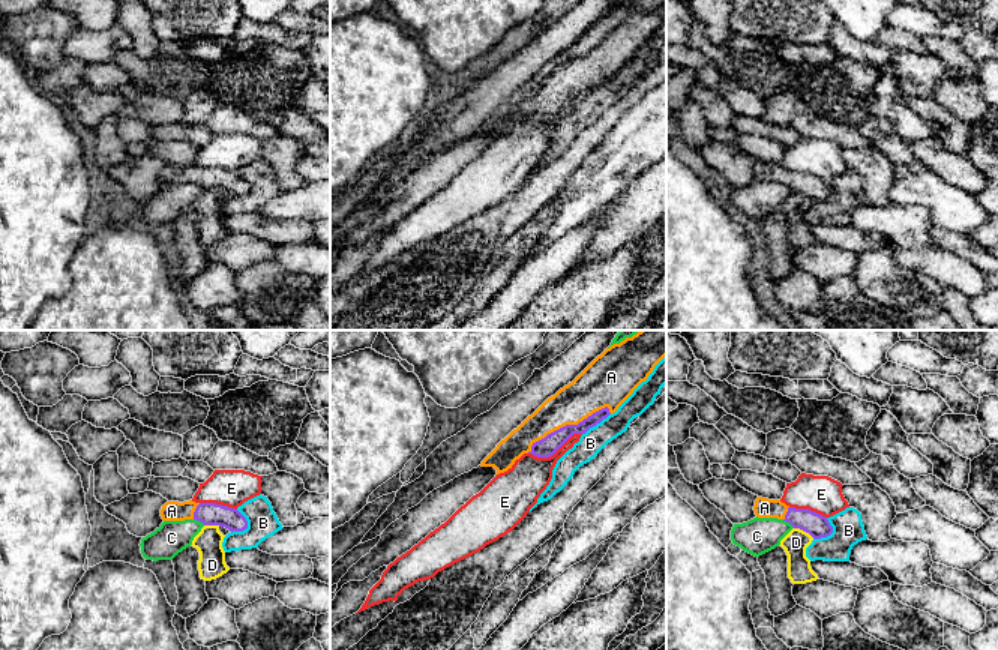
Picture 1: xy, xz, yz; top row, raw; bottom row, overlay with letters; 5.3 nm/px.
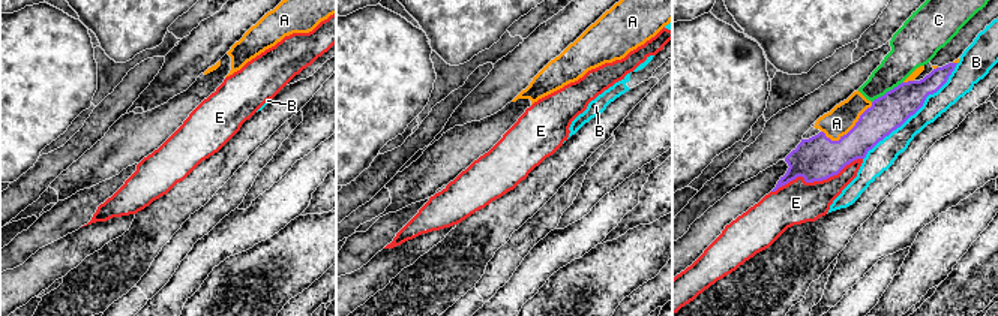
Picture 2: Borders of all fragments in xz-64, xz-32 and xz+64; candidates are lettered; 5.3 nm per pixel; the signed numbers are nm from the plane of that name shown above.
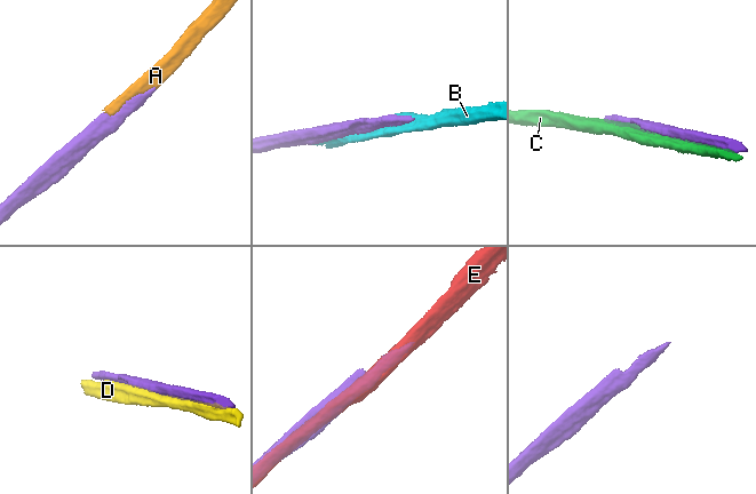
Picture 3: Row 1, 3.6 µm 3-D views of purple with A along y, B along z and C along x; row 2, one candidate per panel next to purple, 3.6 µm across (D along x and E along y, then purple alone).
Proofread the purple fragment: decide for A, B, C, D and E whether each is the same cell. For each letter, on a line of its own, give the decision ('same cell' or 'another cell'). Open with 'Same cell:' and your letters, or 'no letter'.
Same cell: A
A: same cell
B: another cell
C: another cell
D: another cell
E: another cell

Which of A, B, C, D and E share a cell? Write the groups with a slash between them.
A / B / C / D / E

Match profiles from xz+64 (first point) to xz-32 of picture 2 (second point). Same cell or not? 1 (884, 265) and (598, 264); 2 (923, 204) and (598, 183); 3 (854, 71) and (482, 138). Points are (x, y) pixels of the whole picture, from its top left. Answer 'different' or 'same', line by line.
1: different
2: same
3: different

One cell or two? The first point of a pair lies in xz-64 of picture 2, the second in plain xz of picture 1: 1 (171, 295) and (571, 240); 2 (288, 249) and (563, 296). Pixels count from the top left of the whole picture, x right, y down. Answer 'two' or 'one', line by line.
1: one
2: one

